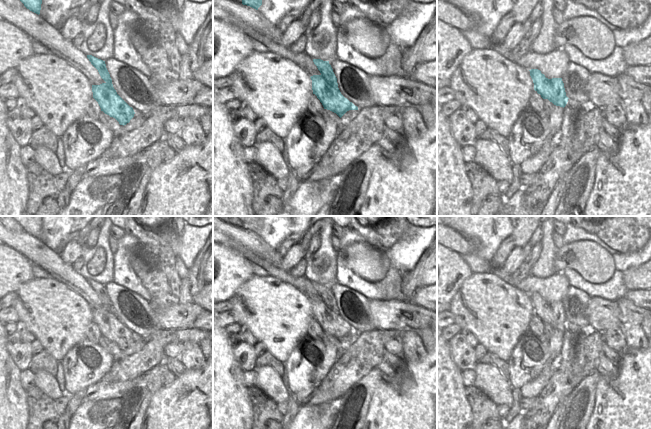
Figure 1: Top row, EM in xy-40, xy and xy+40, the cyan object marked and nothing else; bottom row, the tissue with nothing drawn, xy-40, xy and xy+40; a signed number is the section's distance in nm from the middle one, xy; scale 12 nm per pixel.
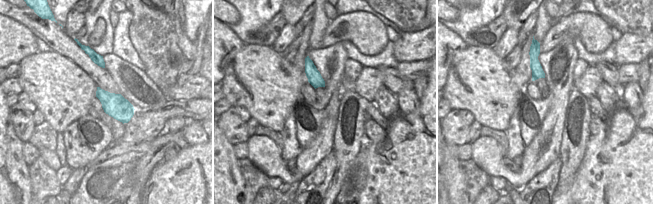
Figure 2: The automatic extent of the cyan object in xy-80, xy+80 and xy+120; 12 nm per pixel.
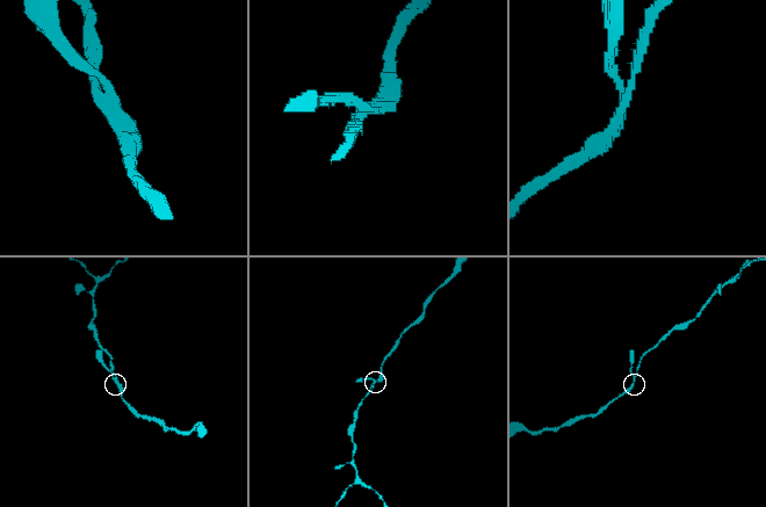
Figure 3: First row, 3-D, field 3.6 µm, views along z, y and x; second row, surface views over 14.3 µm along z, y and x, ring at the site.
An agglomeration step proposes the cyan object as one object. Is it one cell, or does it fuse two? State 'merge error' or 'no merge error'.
merge error

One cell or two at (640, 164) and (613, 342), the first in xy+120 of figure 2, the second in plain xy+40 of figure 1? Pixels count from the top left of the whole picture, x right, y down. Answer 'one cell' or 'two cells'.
two cells

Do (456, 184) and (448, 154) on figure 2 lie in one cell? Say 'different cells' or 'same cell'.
same cell

